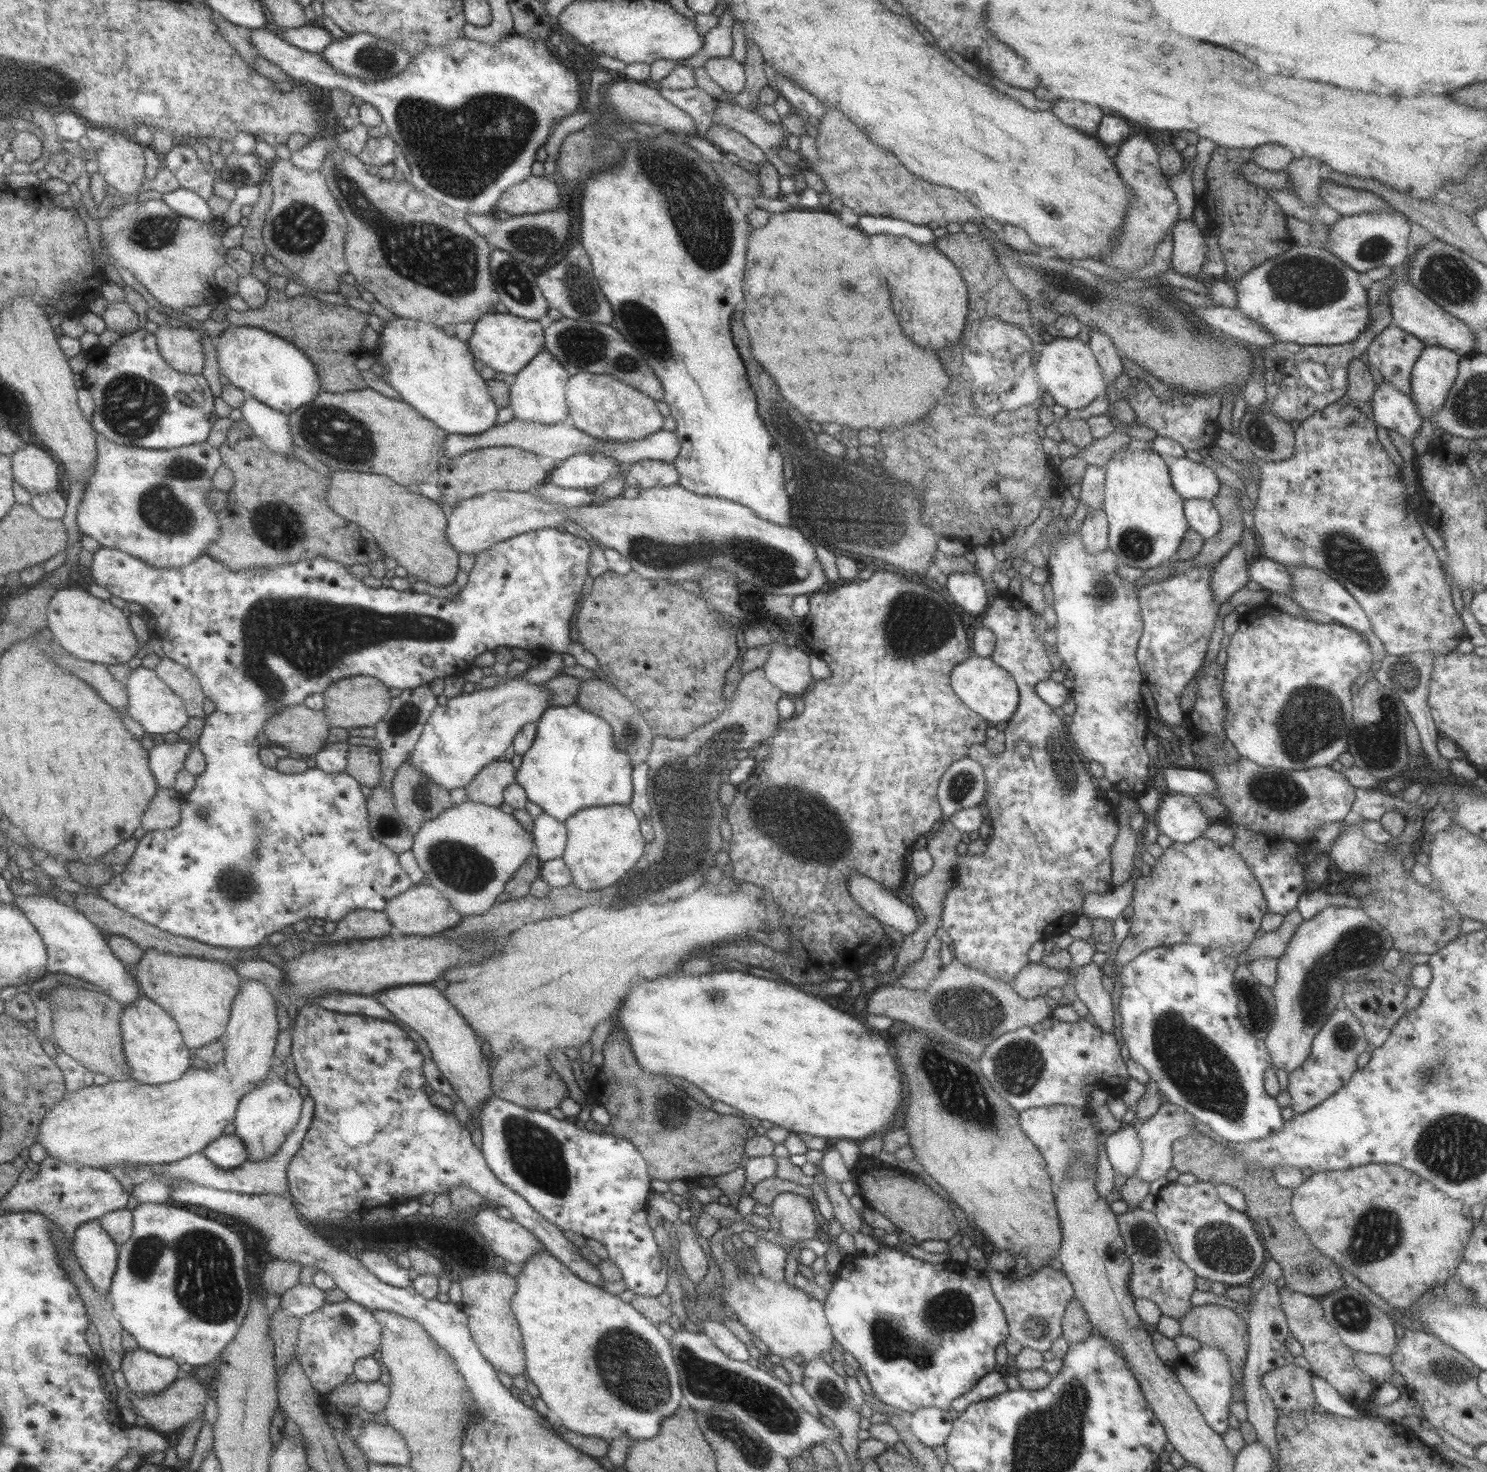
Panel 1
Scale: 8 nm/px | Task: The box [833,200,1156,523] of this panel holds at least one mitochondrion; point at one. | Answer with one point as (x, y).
(1071, 286)

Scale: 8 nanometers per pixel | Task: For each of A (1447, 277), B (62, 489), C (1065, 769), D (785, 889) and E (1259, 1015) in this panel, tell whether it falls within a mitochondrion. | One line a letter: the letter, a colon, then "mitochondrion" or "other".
A: mitochondrion
B: other
C: mitochondrion
D: other
E: mitochondrion

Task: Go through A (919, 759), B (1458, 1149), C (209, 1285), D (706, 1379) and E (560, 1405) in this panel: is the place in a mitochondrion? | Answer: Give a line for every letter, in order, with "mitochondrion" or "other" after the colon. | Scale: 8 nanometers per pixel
A: other
B: mitochondrion
C: mitochondrion
D: mitochondrion
E: other

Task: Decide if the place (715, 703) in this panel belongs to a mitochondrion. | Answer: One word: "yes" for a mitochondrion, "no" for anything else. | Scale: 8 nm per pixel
no

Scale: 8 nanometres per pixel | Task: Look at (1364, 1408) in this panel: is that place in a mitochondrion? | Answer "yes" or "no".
no

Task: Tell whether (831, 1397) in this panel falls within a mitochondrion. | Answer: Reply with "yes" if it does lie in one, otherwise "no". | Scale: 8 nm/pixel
yes

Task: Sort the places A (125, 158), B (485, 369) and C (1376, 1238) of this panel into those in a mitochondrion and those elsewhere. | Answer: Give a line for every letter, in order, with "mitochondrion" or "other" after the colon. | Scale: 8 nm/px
A: other
B: other
C: mitochondrion

